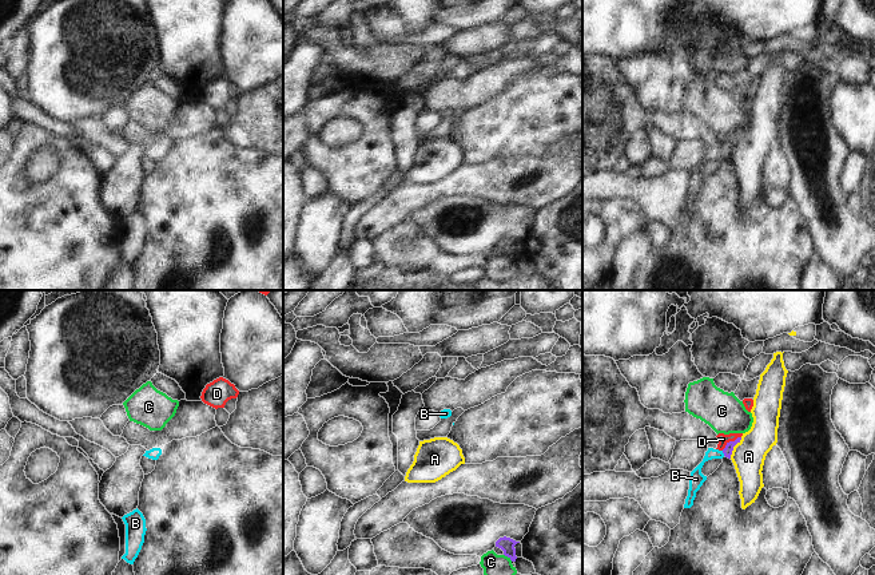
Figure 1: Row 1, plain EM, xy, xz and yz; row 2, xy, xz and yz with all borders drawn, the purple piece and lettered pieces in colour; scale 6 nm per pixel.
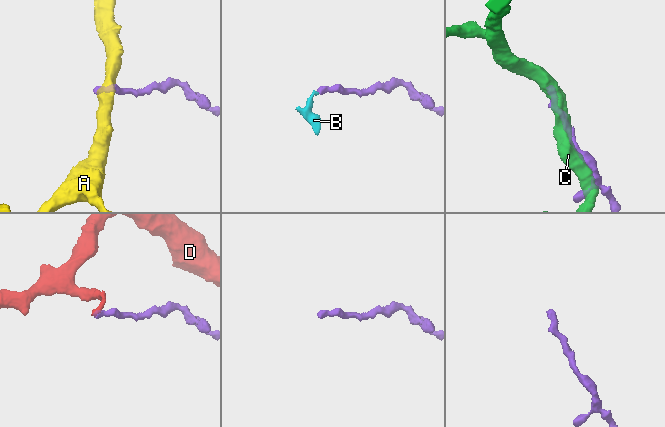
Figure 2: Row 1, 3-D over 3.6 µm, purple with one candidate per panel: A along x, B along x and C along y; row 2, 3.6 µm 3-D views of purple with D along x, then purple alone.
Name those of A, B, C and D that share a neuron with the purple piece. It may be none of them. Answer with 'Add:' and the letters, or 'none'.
Add: B

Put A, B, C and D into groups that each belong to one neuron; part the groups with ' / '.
A / B / C / D

